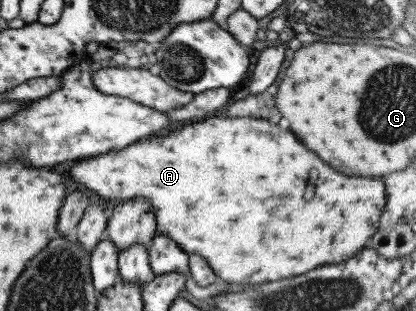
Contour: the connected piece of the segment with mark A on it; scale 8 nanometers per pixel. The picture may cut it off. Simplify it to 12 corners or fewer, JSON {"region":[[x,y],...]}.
{"region":[[268,120],[78,159],[240,285],[366,247],[384,186]]}

